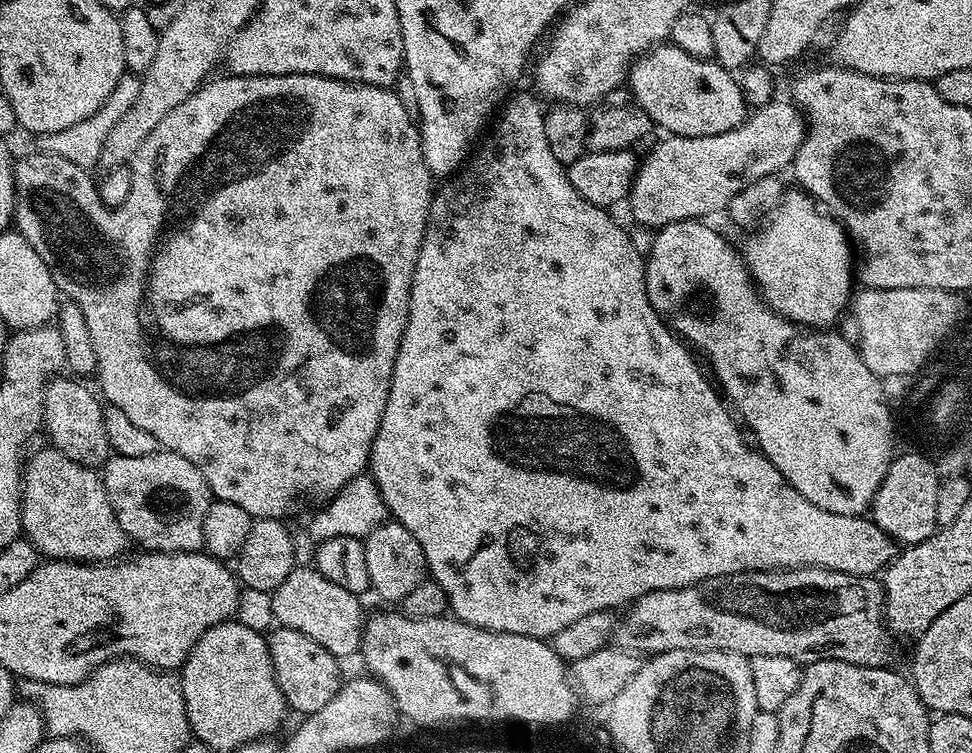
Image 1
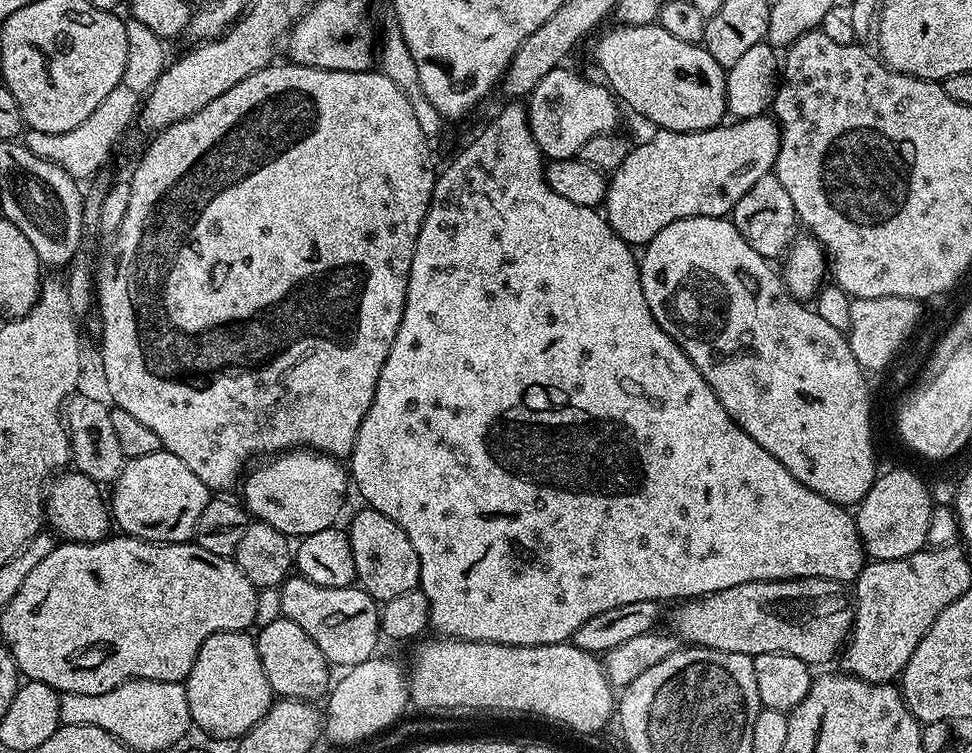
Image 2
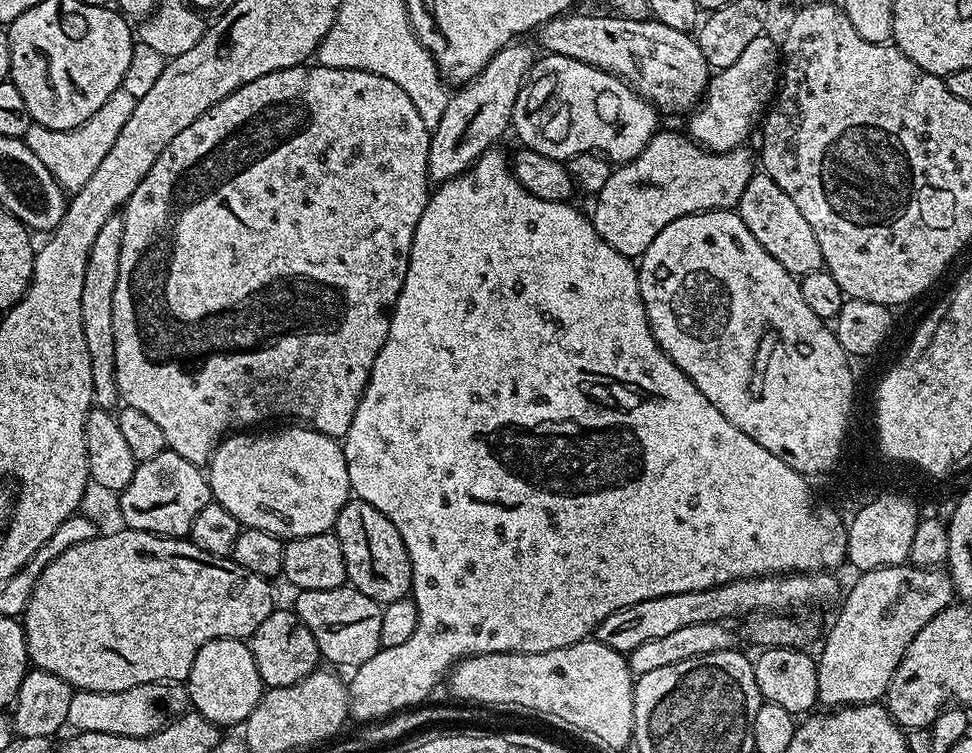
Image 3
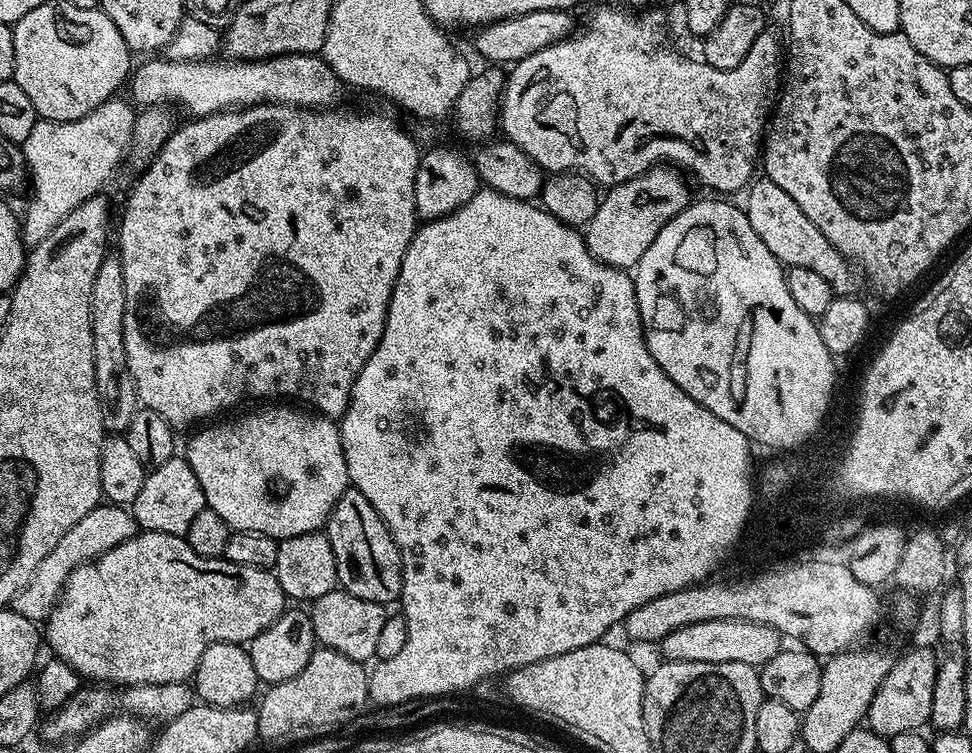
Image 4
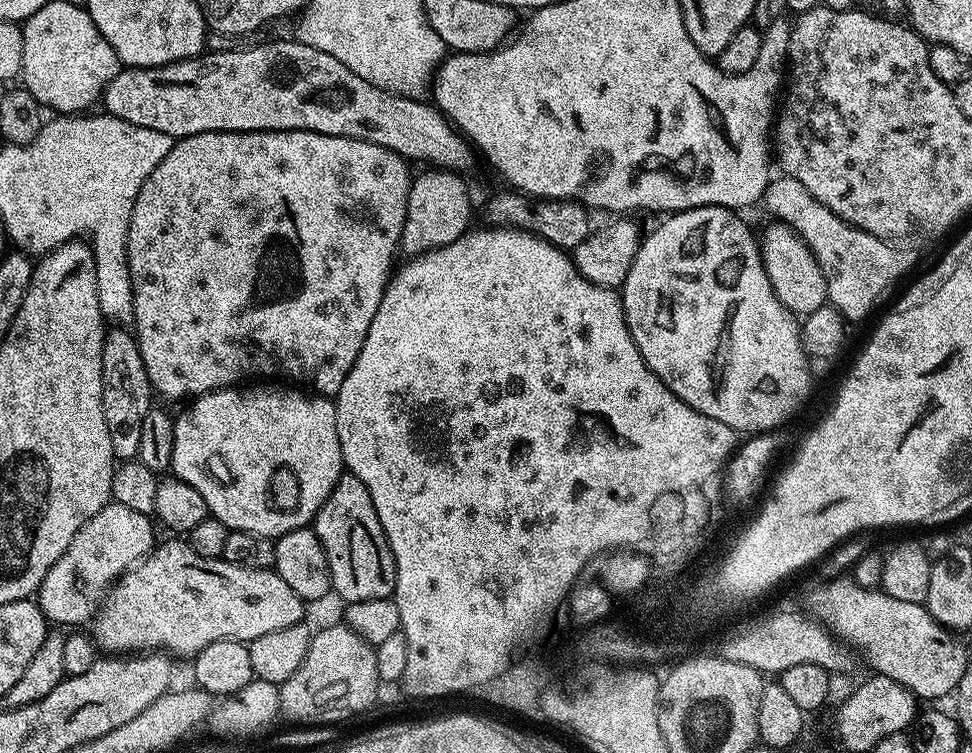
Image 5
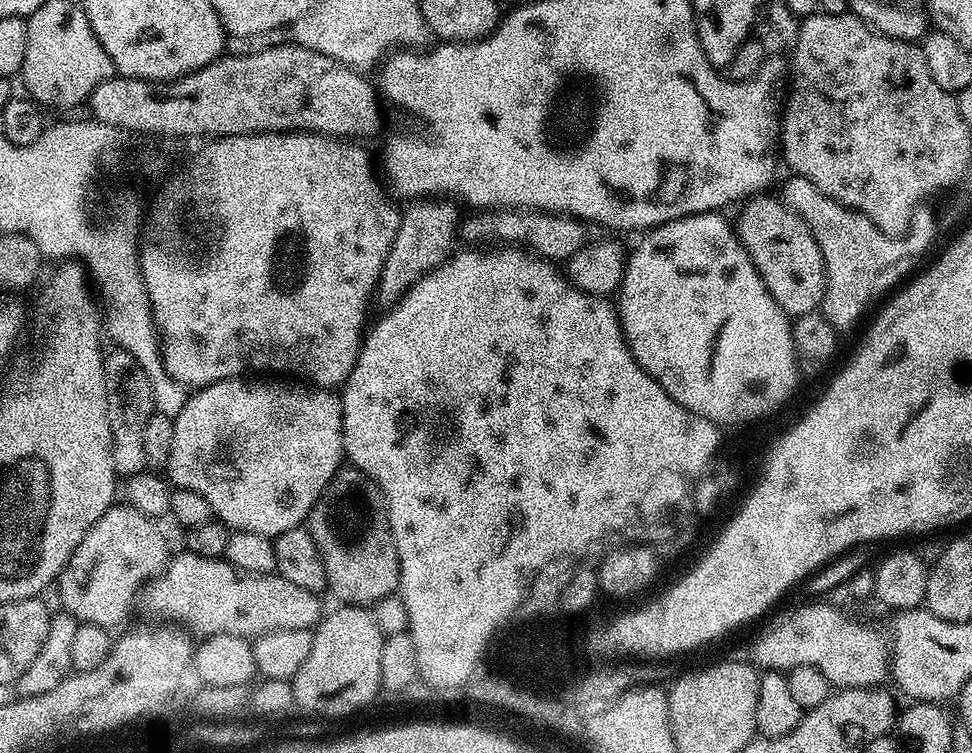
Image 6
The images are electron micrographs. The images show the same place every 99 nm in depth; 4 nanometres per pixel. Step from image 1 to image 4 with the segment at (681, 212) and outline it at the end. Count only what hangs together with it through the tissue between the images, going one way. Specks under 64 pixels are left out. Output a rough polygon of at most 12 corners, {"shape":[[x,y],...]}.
{"shape":[[657,166],[603,193],[590,254],[635,269],[688,207],[689,181]]}

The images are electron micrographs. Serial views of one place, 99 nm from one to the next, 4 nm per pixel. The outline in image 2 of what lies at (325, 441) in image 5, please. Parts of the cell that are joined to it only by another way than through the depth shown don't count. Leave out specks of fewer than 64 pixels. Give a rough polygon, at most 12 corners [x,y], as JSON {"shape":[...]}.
{"shape":[[289,450],[242,480],[249,517],[289,538],[339,521],[337,457]]}

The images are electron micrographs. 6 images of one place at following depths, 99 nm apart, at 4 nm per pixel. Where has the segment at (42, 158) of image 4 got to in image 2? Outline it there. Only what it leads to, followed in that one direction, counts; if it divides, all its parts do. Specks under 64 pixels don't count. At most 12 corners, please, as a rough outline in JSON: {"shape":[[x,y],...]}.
{"shape":[[120,83],[74,130],[22,142],[84,182],[105,167],[142,96]]}

